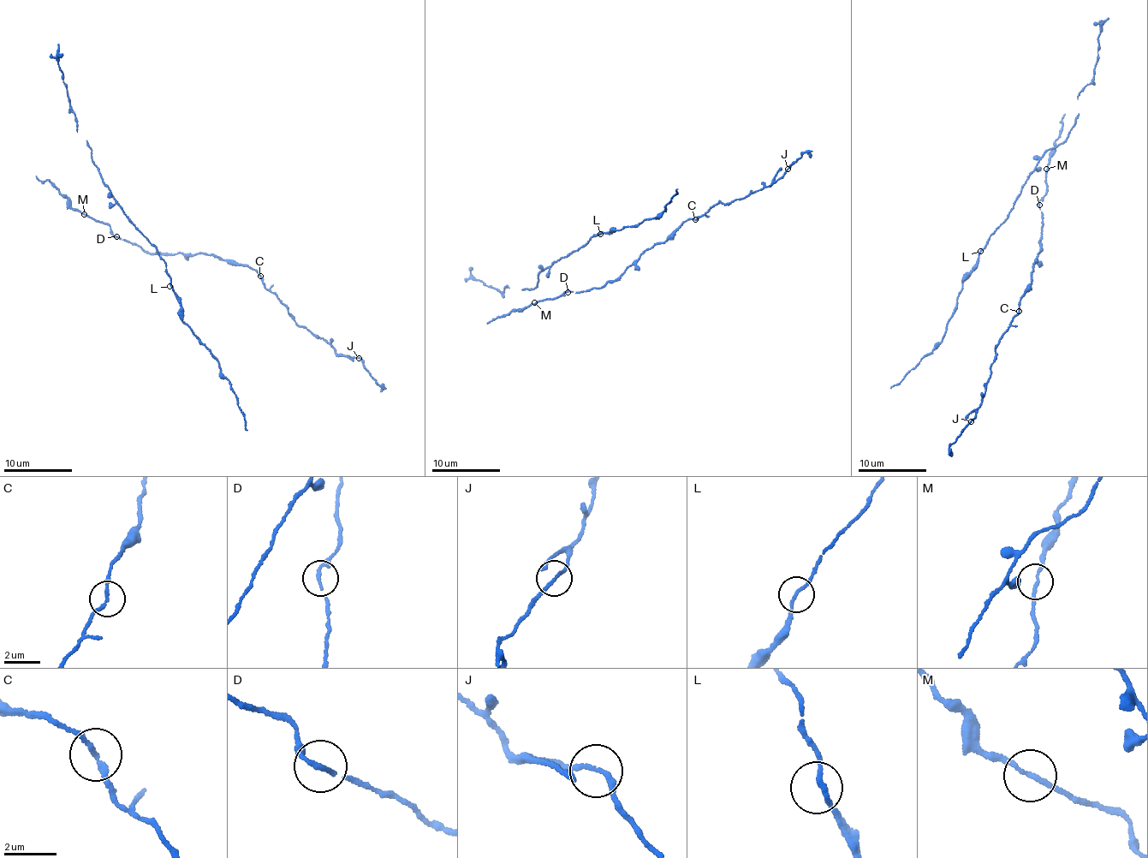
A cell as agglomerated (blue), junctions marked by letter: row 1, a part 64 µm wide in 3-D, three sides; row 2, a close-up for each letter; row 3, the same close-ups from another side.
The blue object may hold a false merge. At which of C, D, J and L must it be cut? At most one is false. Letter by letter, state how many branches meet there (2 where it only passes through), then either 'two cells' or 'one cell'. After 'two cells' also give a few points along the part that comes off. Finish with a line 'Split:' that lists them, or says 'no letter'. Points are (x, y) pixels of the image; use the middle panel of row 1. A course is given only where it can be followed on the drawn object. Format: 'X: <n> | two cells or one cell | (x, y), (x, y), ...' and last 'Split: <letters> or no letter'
C: 2 | one cell
D: 2 | one cell
J: 2 | one cell
L: 2 | one cell
Split: no letter

